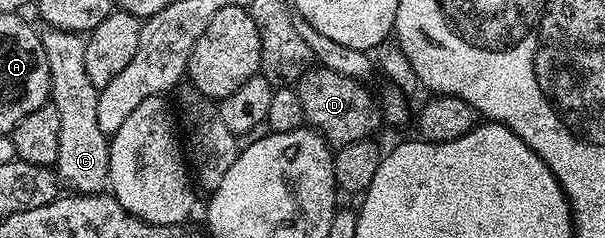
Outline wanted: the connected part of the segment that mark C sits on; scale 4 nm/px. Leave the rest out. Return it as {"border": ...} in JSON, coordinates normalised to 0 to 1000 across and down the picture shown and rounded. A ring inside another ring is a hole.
{"border":[[[78,113],[68,139],[73,227],[79,227],[83,298],[83,420],[99,475],[99,647],[93,718],[96,752],[122,815],[169,815],[182,765],[182,592],[165,546],[159,496],[164,374],[145,328],[139,277],[140,164],[131,139]]]}

